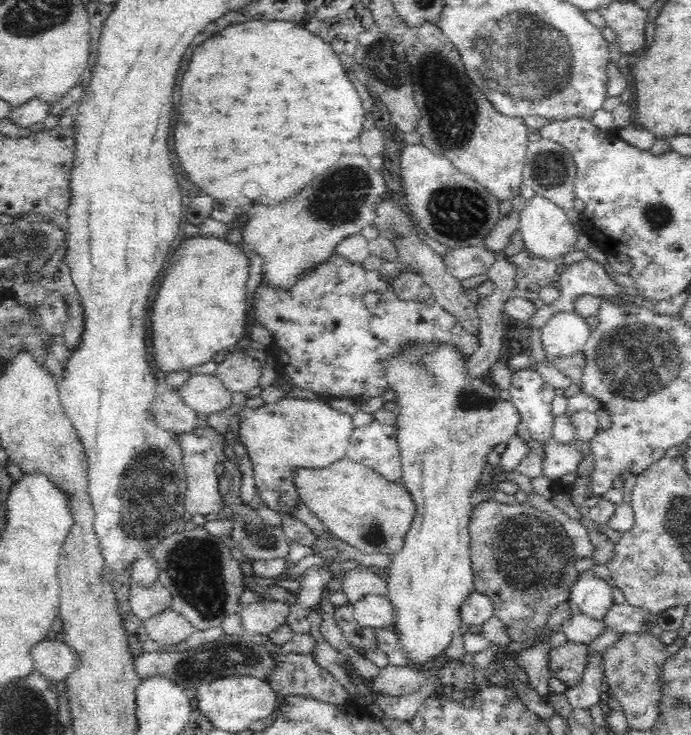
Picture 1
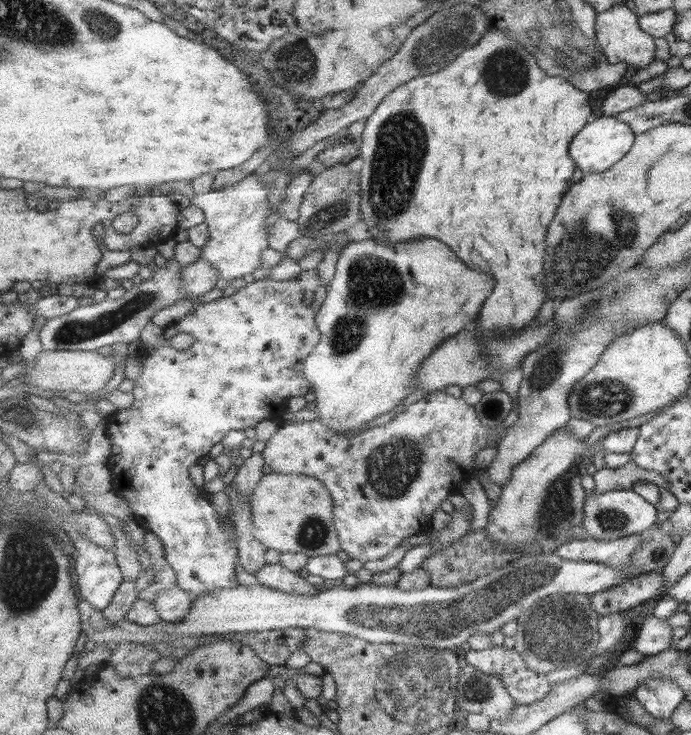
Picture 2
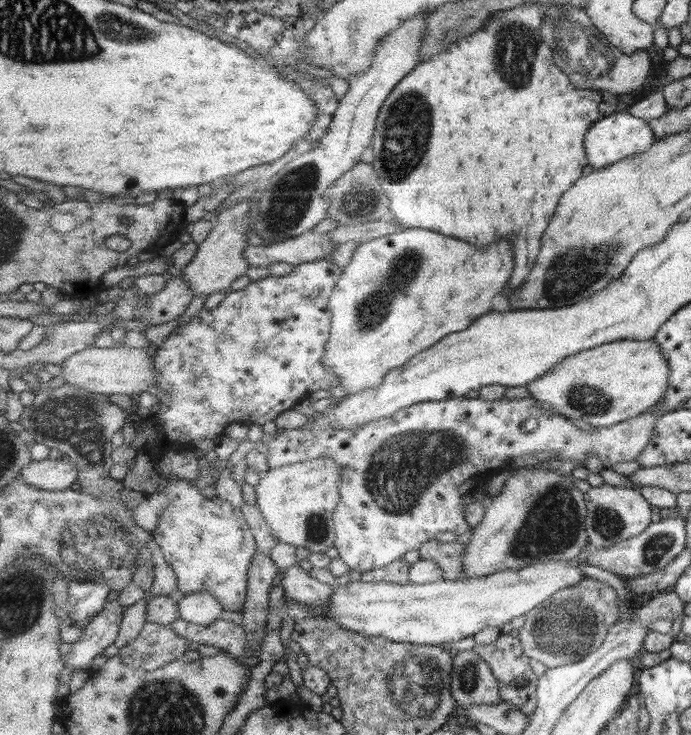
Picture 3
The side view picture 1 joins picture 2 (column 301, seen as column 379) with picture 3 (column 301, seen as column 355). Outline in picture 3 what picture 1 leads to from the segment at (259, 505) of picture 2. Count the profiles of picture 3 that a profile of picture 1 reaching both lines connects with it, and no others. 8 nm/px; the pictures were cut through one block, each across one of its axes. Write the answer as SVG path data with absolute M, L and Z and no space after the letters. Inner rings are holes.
M331 457L271 468L255 486L256 504L281 543L324 553L337 542L334 512L341 502L340 484L341 463Z

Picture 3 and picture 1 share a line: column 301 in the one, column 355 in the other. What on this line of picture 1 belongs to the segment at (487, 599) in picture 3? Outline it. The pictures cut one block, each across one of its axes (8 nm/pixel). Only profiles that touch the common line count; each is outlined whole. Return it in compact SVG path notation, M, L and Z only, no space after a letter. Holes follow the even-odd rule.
M368 594L353 604L353 615L364 628L392 628L395 610L387 596Z

